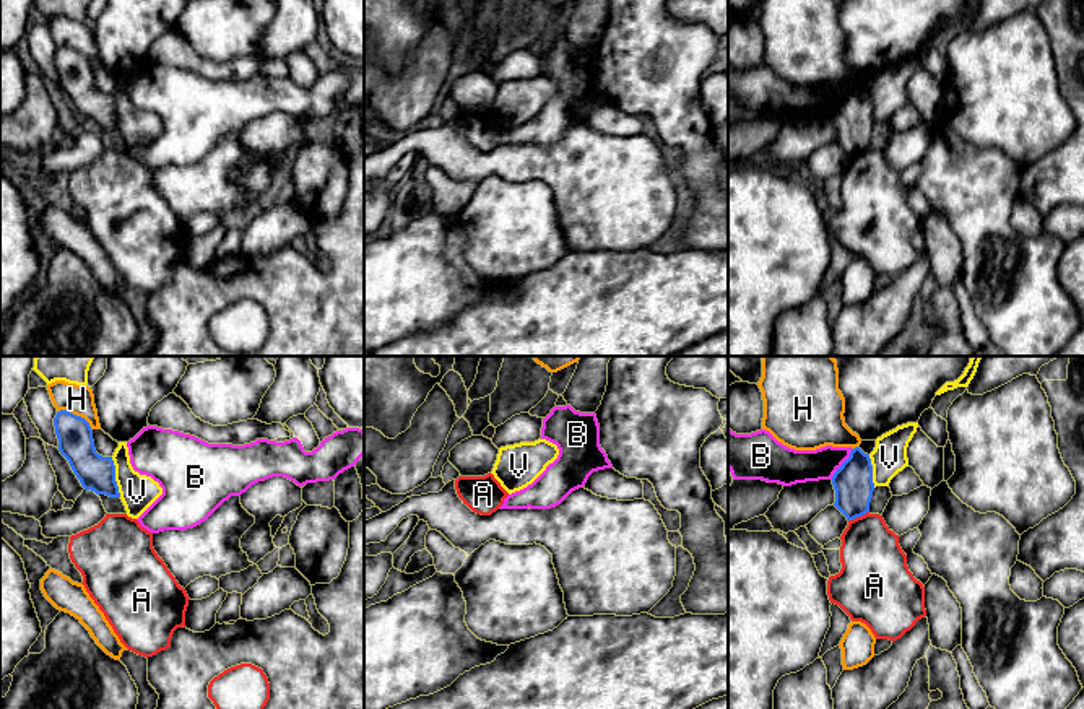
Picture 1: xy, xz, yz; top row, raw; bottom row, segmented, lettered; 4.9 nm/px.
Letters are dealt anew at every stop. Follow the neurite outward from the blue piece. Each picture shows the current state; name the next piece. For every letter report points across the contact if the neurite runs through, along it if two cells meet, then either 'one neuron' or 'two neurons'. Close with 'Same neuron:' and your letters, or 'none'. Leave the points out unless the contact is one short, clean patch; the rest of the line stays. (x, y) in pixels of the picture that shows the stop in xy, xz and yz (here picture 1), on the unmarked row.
A: border along yz (868, 147), (849, 156); two neurons
B: border along yz (852, 85), (850, 91), (831, 114); two neurons
H: two neurons
V: two neurons
Same neuron: none

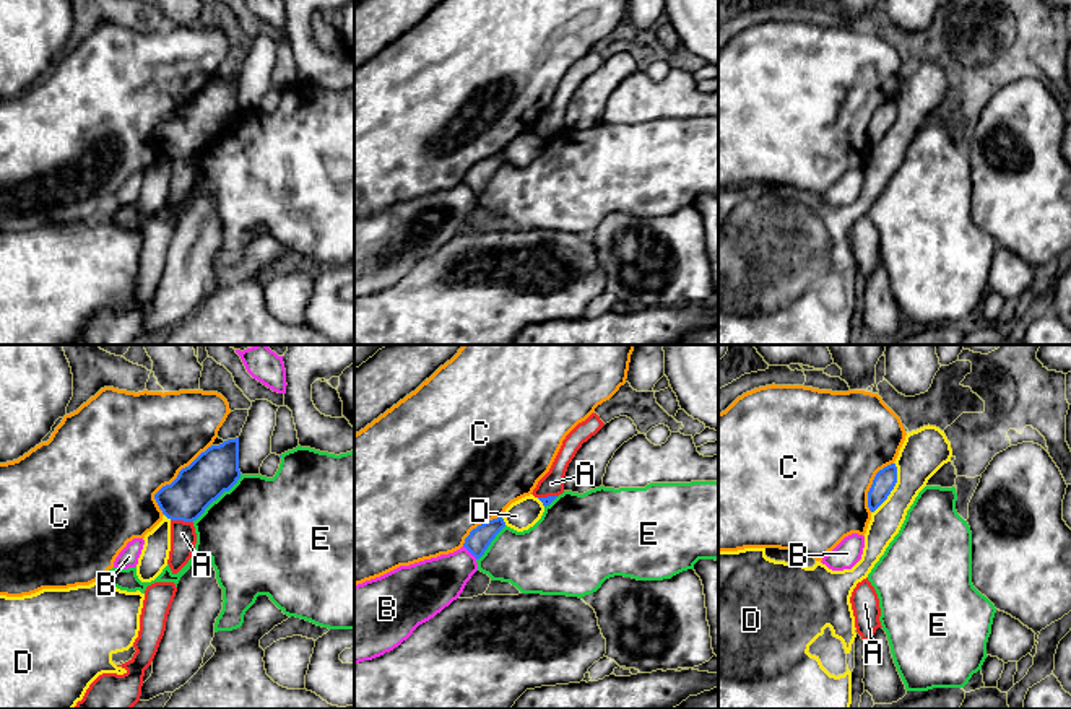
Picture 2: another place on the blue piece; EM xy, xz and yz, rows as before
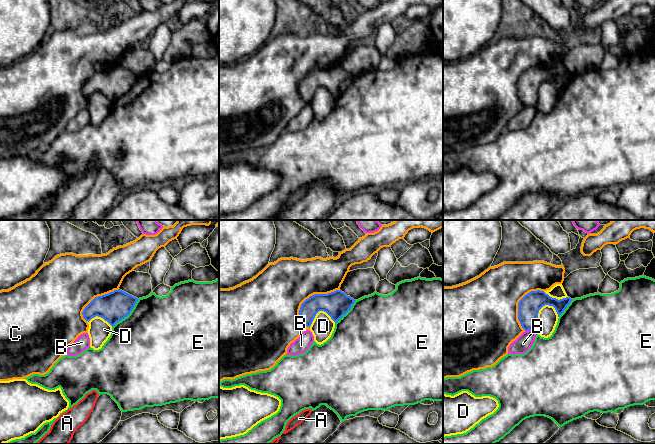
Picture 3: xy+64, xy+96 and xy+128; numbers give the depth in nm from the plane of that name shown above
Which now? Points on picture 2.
A: two neurons
B: two neurons
C: two neurons
D: border along yz (894, 98), (896, 121), (871, 148); two neurons
E: two neurons
Same neuron: none

